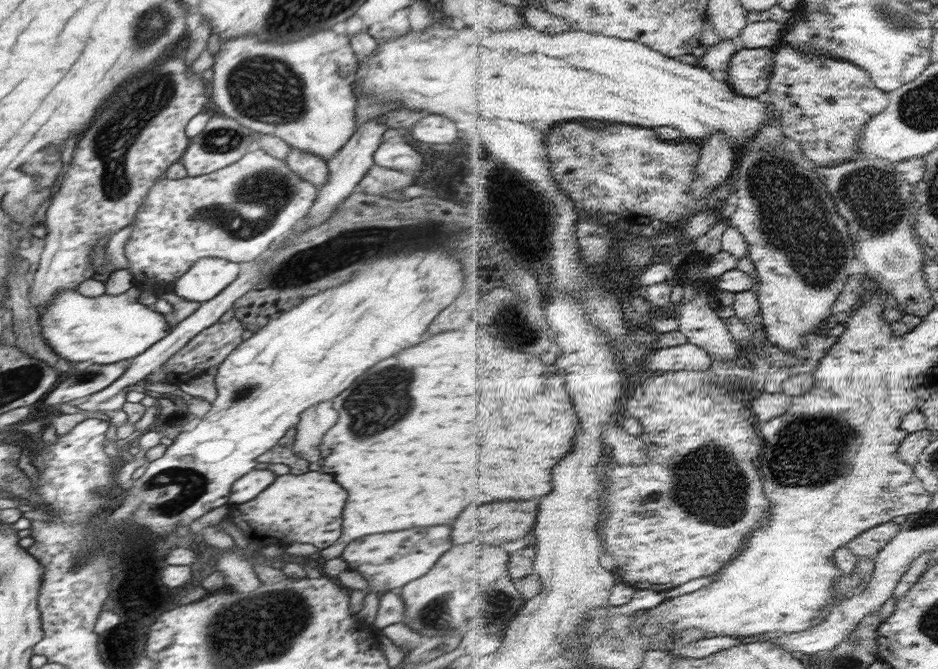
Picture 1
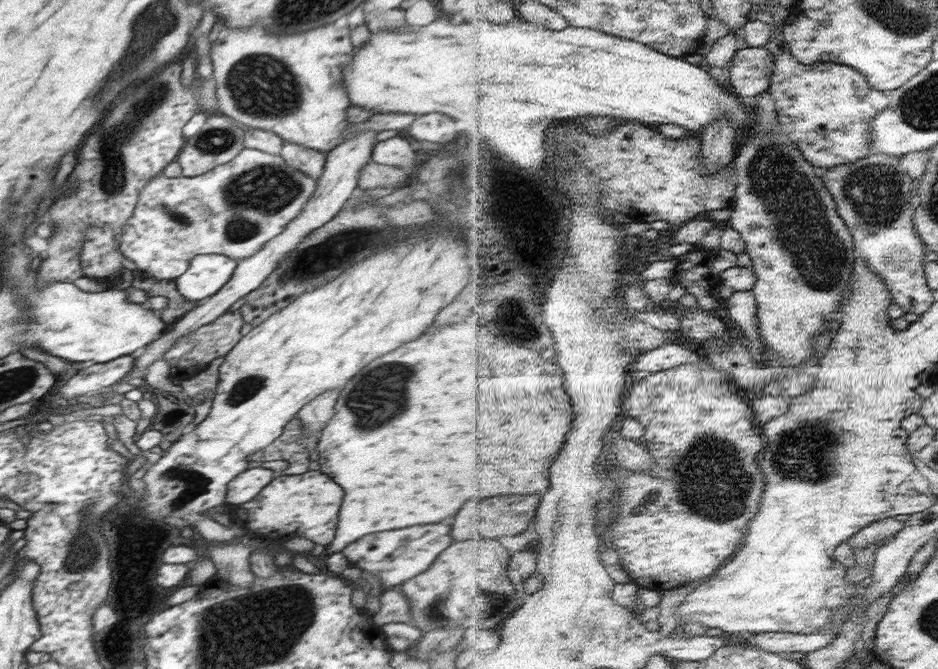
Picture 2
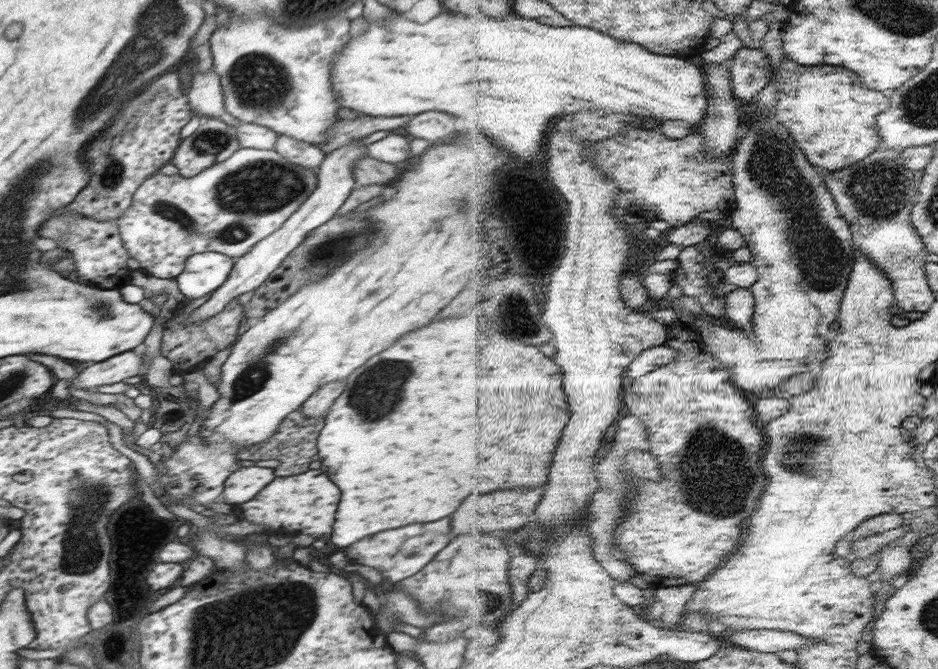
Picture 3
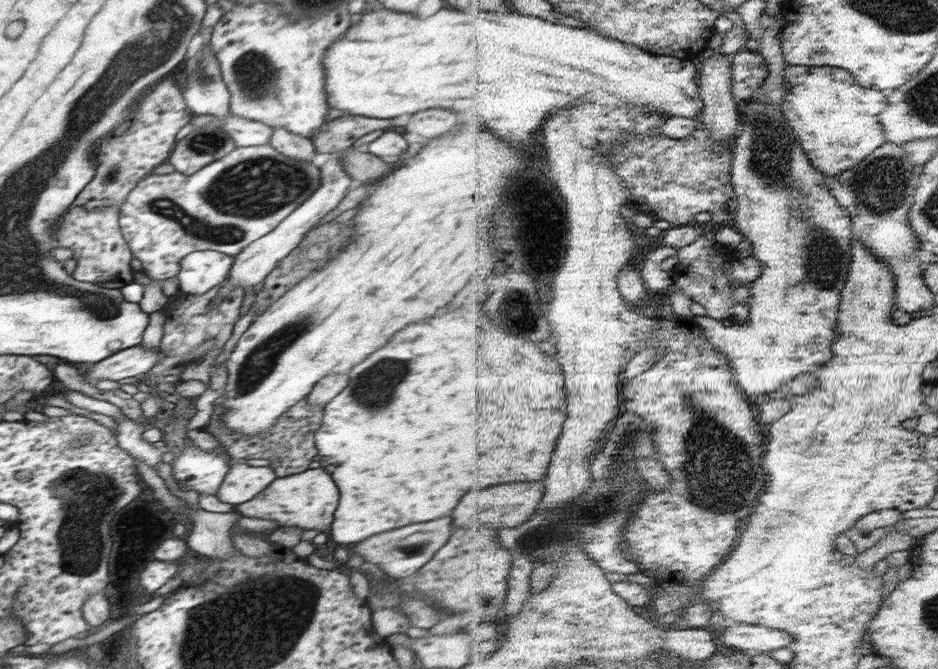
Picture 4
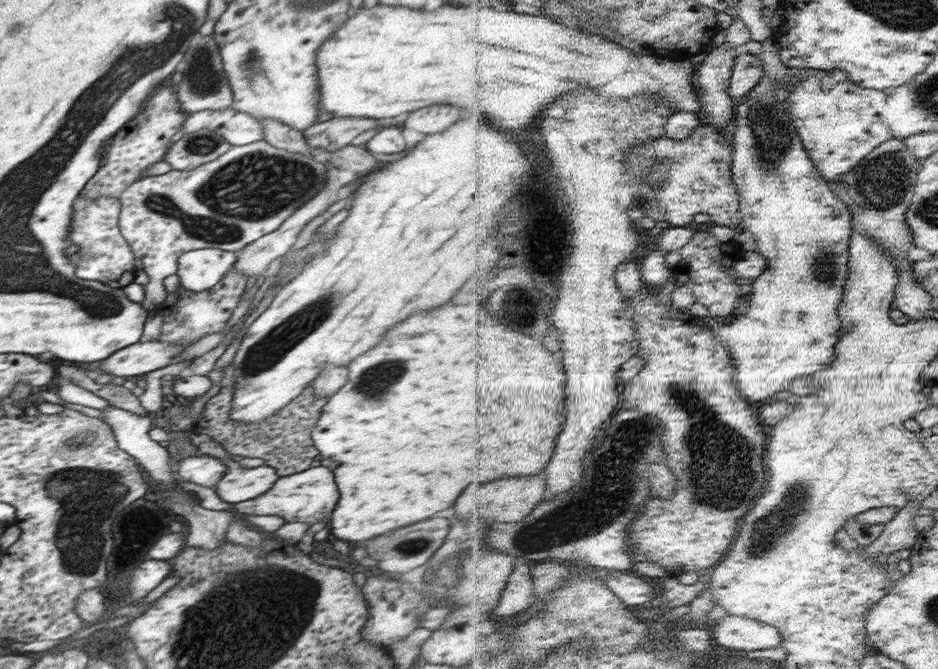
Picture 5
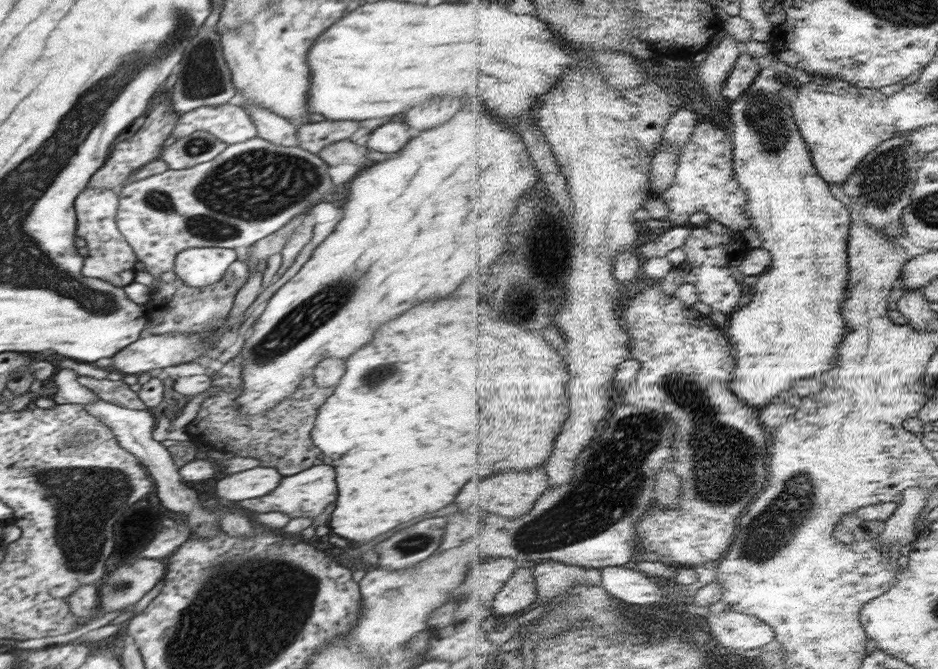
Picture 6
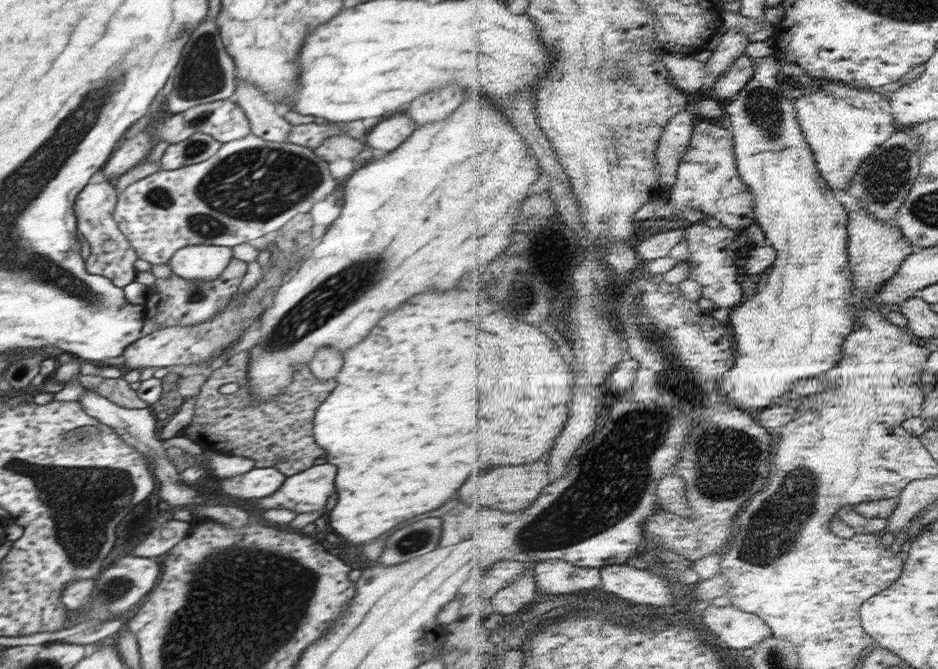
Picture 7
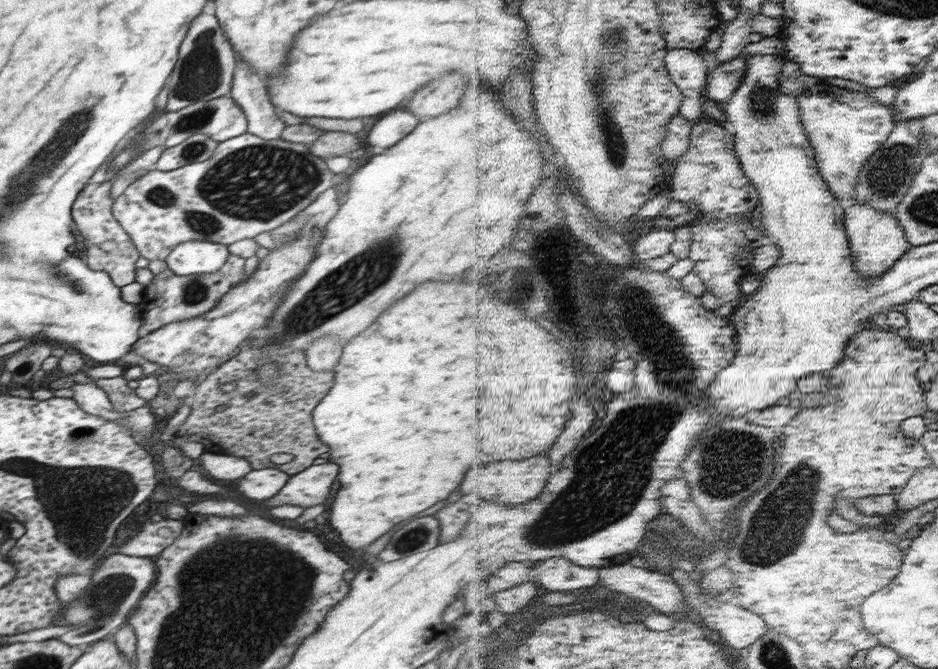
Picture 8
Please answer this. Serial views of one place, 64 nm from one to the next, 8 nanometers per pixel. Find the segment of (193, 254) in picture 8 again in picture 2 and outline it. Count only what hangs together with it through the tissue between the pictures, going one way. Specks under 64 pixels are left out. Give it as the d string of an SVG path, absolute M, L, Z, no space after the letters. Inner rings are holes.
M220 254L195 256L186 272L174 281L177 291L191 301L202 301L216 294L236 270L237 260Z

